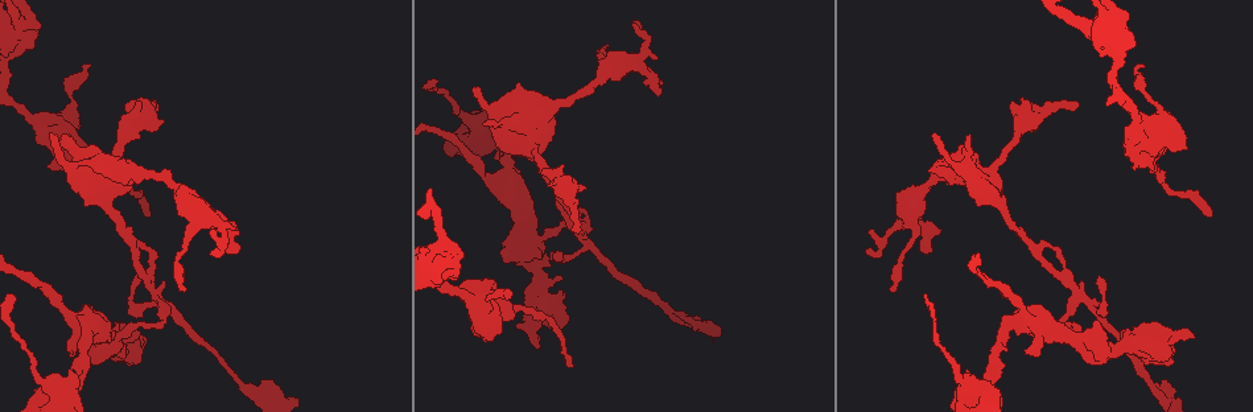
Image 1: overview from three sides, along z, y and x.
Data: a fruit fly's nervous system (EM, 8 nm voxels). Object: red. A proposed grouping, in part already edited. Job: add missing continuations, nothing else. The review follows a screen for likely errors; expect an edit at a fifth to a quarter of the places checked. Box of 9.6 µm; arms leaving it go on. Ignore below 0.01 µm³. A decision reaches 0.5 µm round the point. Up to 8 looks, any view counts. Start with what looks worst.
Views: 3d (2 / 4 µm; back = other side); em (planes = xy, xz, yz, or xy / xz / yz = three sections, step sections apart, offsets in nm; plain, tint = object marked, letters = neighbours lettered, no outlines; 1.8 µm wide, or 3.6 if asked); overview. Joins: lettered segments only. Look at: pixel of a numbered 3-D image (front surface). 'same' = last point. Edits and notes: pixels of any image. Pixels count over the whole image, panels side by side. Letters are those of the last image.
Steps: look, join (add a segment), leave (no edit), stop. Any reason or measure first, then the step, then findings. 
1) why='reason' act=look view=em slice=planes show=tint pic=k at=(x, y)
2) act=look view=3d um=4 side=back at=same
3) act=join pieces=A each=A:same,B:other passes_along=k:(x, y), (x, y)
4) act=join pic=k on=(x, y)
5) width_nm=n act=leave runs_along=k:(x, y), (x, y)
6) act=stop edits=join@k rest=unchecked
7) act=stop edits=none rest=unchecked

why='end of a long branch' act=look view=em slice=yz step=16 show=letters pic=1 at=(579, 234)

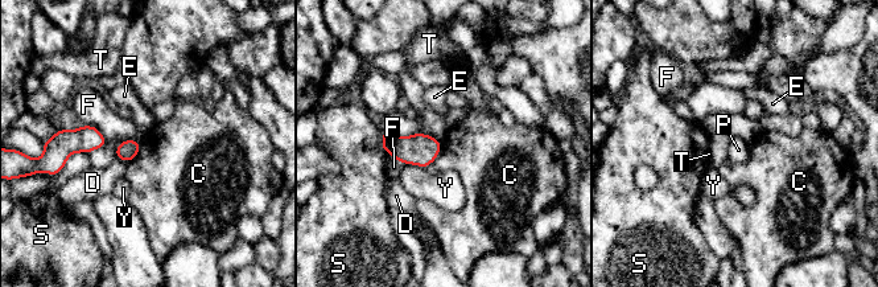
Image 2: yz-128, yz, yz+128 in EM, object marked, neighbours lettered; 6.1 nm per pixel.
longest_contact=S:200nm act=leave each=C:other,D:other,E:other,F:other,P:other,S:other,T:other,Y:other found='none of them fits'

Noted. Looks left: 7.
why='thick end' act=look view=3d um=4 side=back pic=1 at=(116, 326)

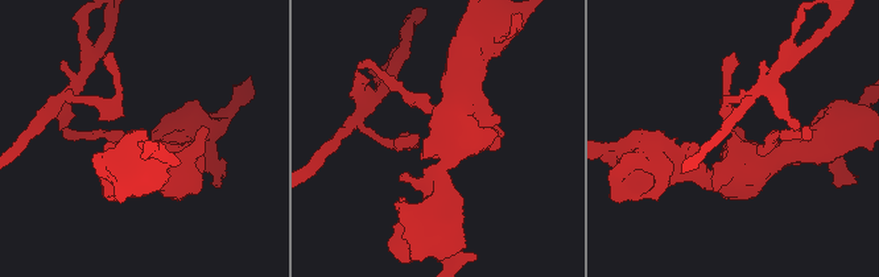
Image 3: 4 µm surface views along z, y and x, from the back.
act=look view=em um=3.6 slice=xy step=4 show=letters pic=3 at=(733, 131)

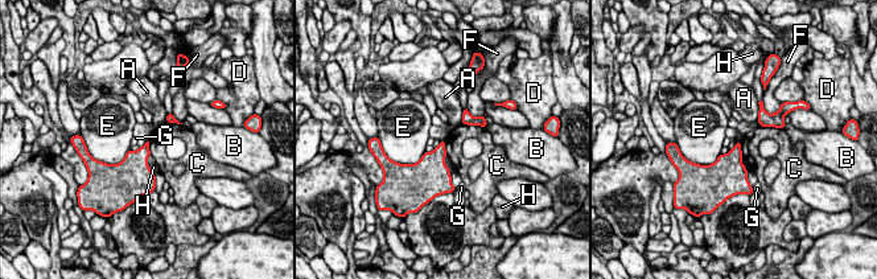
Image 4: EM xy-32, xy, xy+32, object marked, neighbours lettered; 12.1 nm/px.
longest_contact=E:340nm act=leave each=A:other,B:other,C:other,D:other,E:other,F:other,G:other,H:other found='none of them fits'

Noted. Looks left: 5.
why='tapers out' act=look view=em slice=xy step=4 show=tint pic=1 at=(1060, 248)

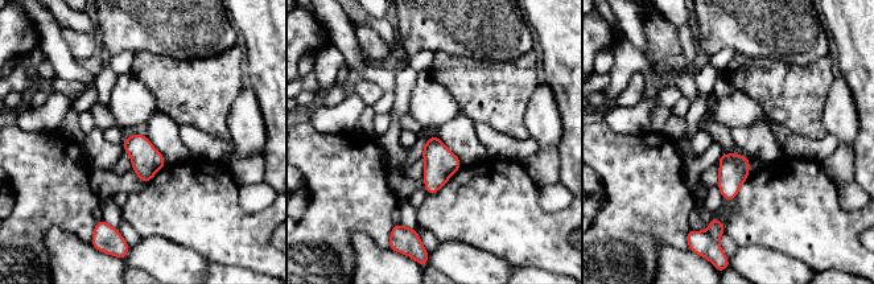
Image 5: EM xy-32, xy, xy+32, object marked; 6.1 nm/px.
act=look view=em slice=planes show=letters at=same

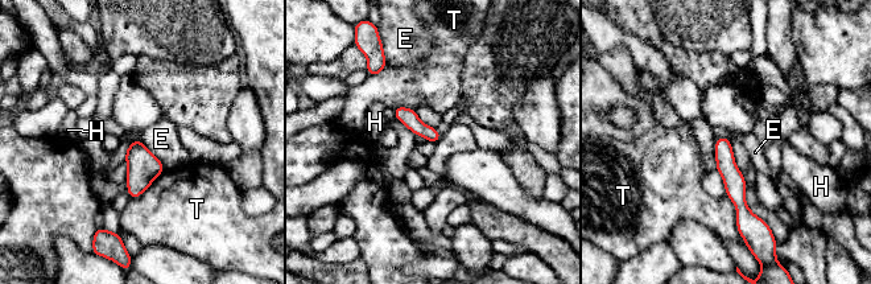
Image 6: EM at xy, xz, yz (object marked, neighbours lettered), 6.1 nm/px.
act=leave each=E:other,H:other,T:other found='none of them fits'

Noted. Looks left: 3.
act=stop edits=none rest=unchecked

